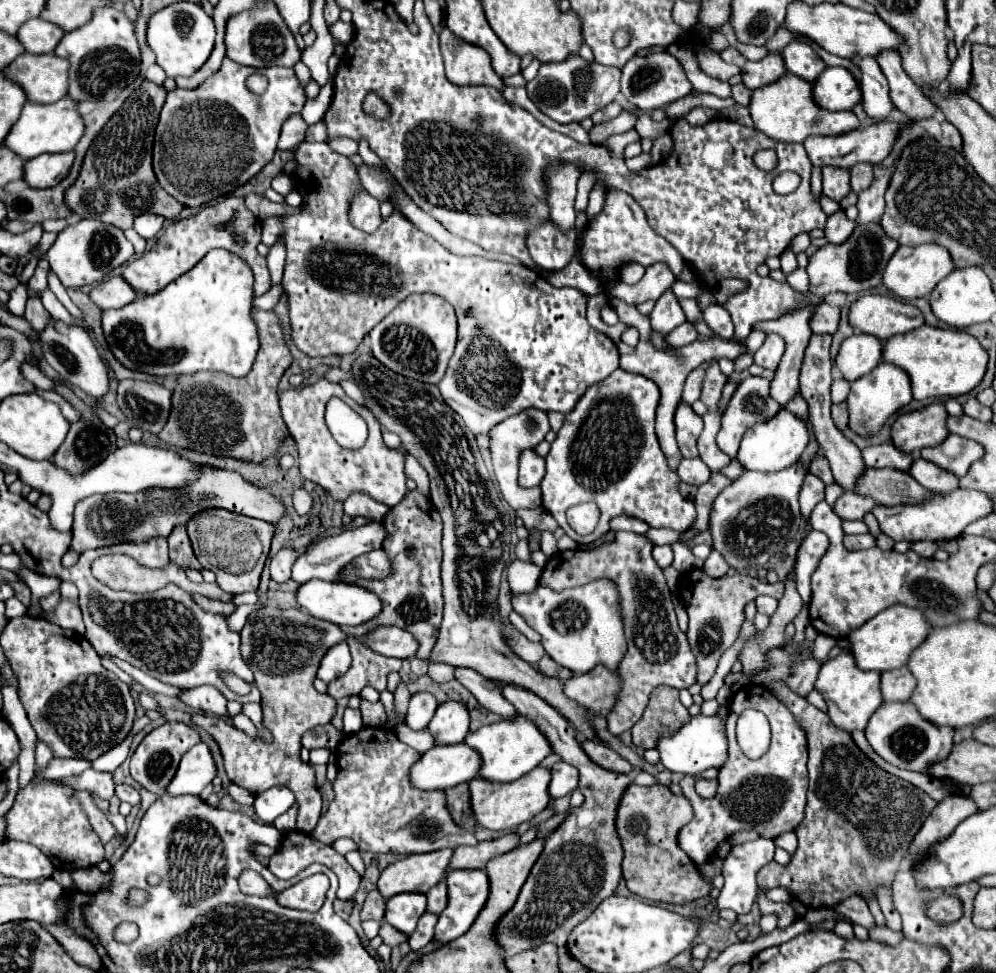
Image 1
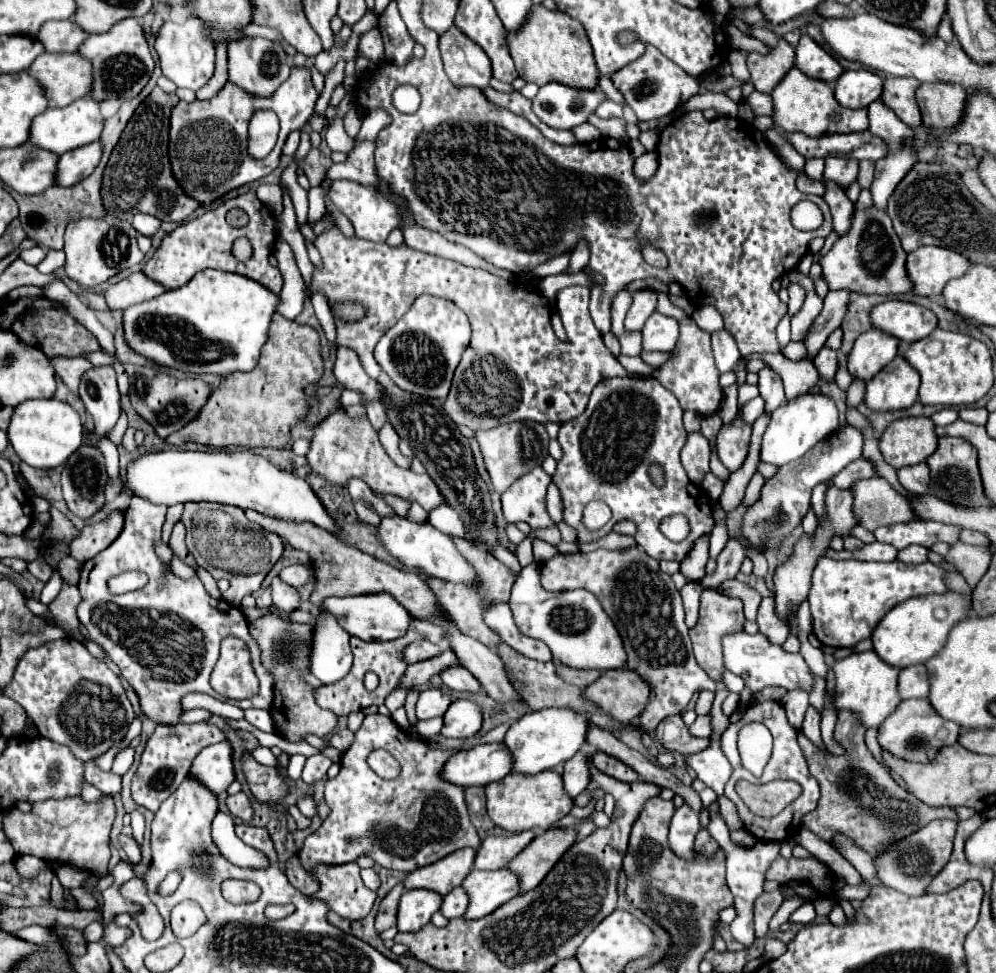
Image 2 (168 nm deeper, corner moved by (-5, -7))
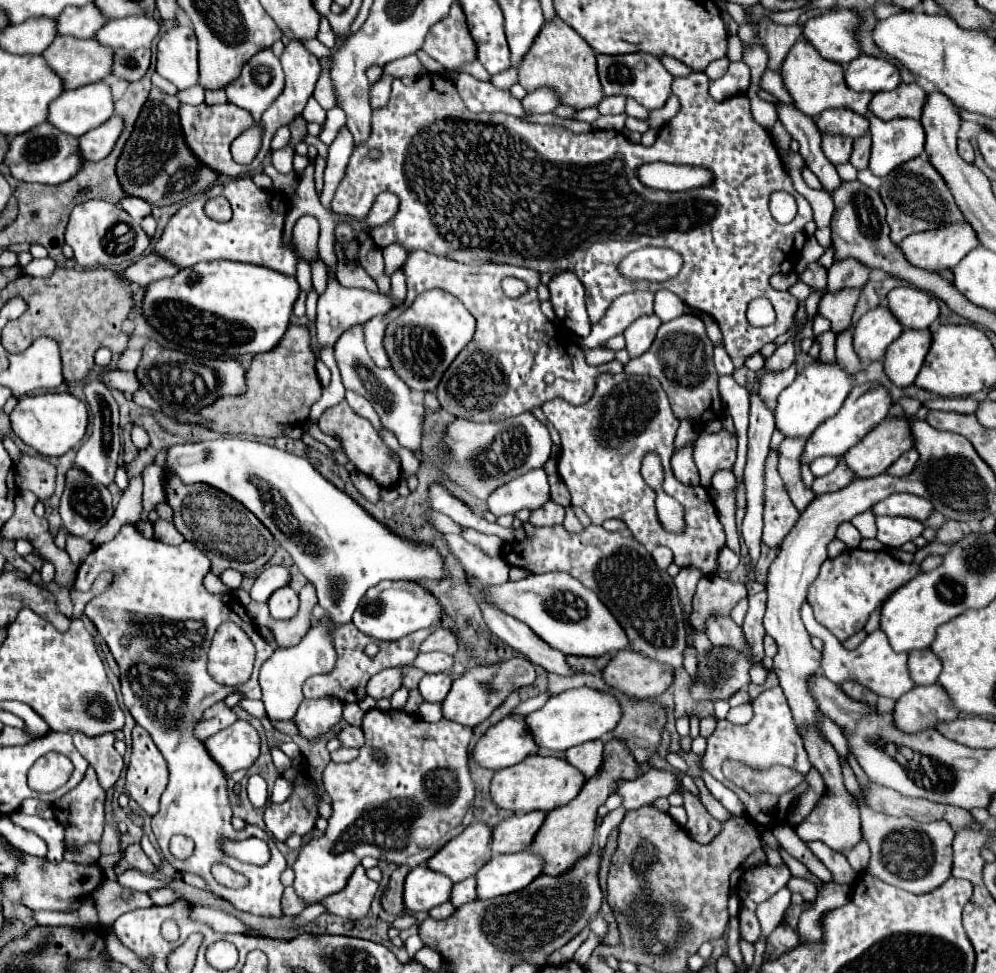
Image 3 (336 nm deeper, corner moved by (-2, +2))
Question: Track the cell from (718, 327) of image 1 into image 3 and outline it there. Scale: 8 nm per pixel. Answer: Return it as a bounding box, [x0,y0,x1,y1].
[713,346,735,376]

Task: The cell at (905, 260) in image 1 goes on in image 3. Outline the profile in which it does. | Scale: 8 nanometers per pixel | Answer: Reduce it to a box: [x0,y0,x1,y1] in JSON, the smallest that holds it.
[899,222,979,272]

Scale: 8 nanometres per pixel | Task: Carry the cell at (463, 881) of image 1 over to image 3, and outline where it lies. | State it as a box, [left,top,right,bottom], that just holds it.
[477,850,543,898]

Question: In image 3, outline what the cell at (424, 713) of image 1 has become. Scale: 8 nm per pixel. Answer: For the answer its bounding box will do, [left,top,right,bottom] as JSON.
[419,674,451,702]

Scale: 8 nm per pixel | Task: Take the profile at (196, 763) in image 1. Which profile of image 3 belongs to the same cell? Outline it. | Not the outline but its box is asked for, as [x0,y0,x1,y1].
[205,720,261,776]

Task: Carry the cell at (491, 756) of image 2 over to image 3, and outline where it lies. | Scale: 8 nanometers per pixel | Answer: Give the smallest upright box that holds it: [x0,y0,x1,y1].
[473,714,539,770]

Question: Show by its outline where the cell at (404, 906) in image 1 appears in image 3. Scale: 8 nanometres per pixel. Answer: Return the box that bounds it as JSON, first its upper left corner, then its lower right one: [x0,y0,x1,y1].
[405,866,451,912]

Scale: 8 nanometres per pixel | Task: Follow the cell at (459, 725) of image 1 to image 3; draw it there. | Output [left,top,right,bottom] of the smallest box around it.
[443,656,535,728]

